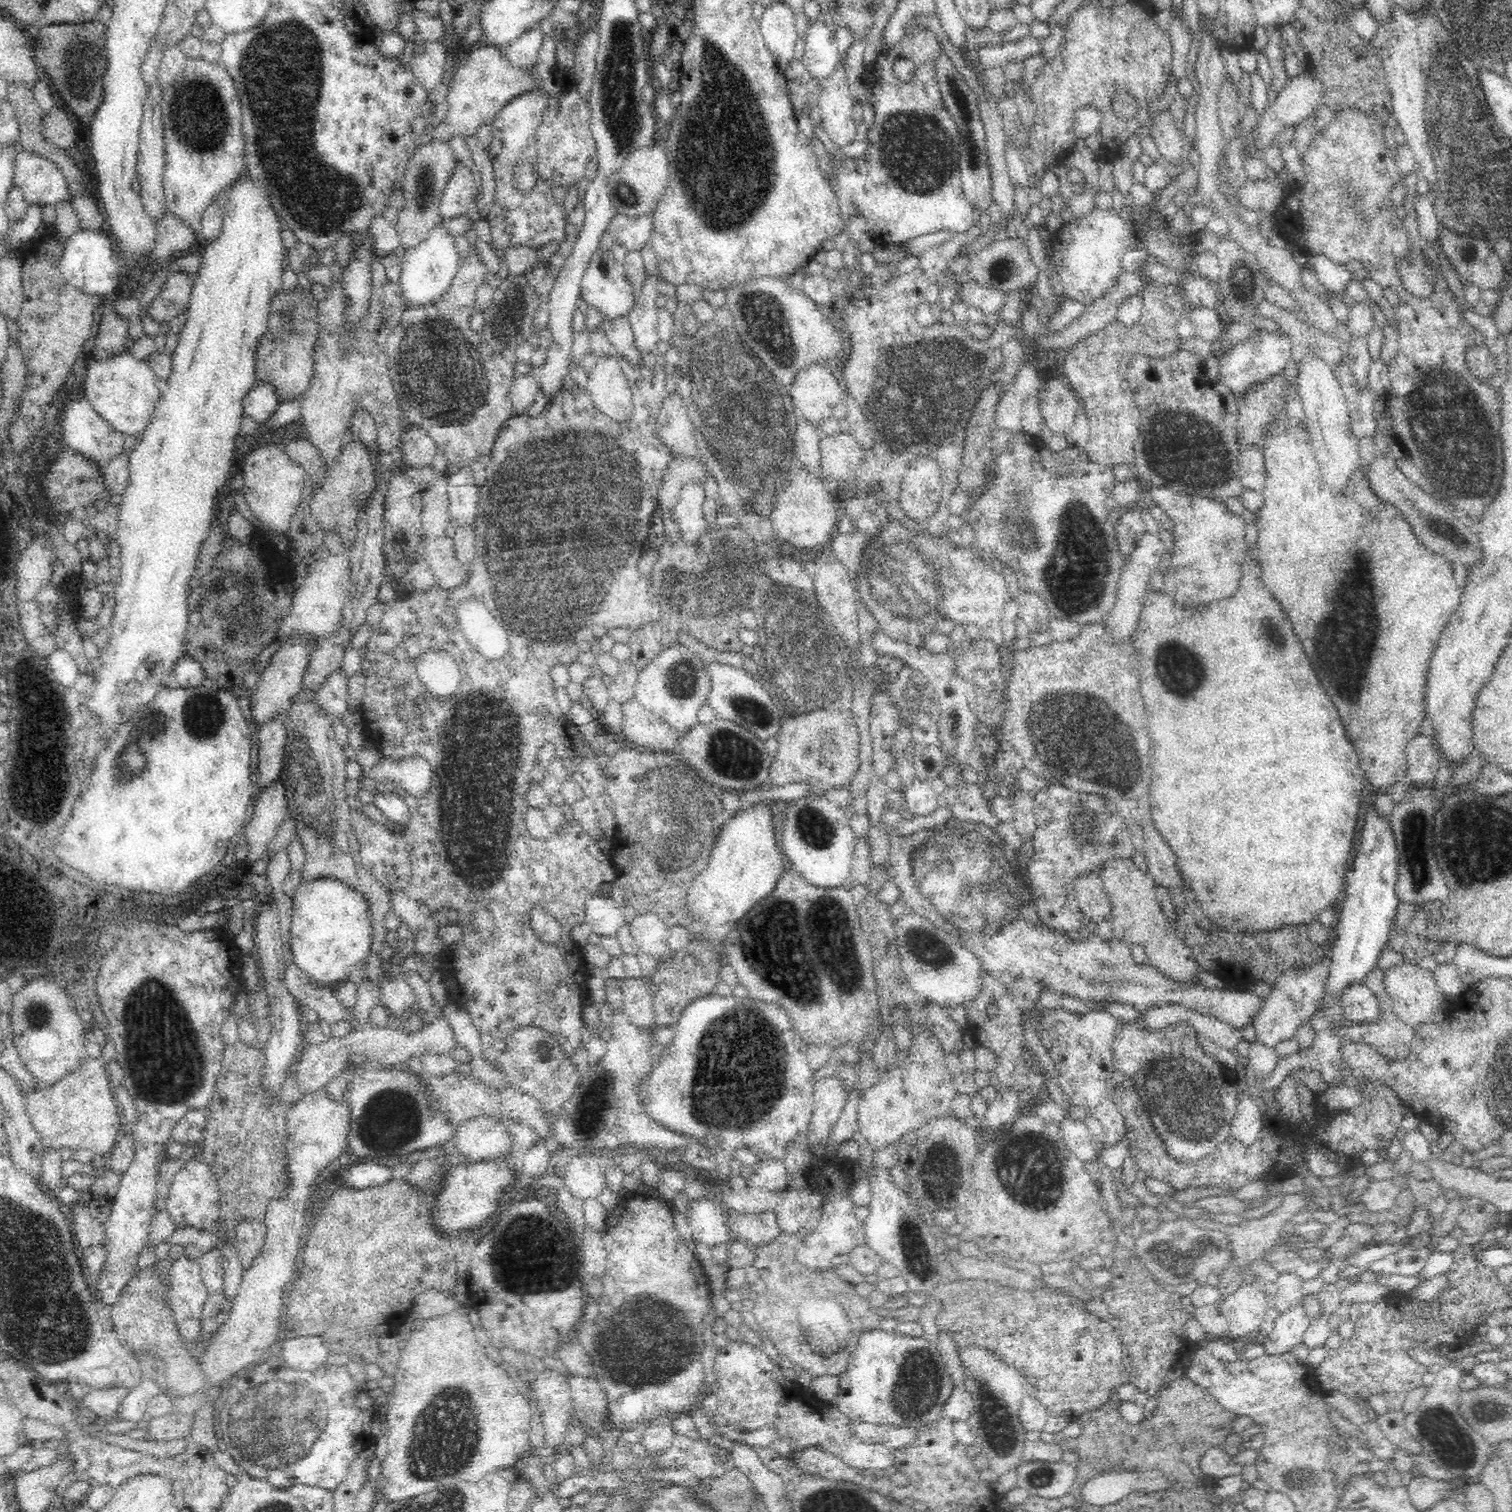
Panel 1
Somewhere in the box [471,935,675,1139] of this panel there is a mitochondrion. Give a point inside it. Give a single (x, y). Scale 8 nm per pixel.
(591, 1112)

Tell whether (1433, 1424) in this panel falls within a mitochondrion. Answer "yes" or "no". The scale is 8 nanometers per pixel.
yes

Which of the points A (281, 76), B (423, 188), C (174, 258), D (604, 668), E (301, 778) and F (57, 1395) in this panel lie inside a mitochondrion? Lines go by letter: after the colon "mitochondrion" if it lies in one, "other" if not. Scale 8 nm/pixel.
A: mitochondrion
B: mitochondrion
C: other
D: other
E: mitochondrion
F: other

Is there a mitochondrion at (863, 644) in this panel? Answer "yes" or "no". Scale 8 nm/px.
no

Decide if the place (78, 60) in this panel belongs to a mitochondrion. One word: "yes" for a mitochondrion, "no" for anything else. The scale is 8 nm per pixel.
yes

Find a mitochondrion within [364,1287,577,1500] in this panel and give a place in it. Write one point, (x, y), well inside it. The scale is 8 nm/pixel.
(434, 1451)

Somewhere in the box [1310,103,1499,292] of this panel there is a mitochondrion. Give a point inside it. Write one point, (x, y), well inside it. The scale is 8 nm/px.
(1335, 182)

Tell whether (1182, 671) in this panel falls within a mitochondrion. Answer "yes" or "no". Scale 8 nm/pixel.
yes

